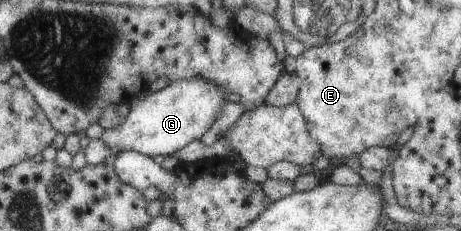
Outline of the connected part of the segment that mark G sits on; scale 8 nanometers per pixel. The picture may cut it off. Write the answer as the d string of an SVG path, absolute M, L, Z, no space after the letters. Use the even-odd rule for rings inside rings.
M193 76L193 78L187 78L187 80L175 80L159 91L147 94L145 98L137 100L133 106L128 108L121 124L113 126L113 128L103 129L100 139L110 152L115 152L115 154L123 151L135 151L148 158L157 156L157 154L171 156L173 152L187 146L187 143L190 143L191 140L199 140L207 132L207 128L213 124L219 108L223 108L223 106L225 106L223 92L213 82L199 80L199 76Z

